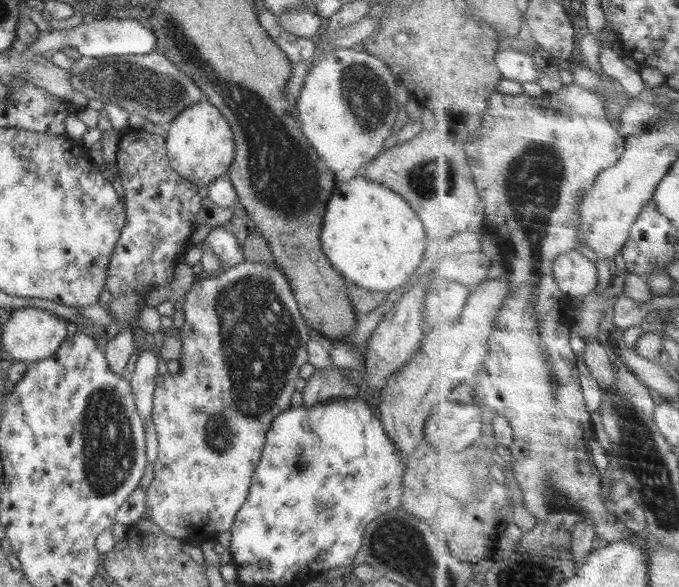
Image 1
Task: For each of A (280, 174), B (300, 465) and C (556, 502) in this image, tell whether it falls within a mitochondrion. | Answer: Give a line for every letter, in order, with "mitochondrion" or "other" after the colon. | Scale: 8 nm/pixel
A: mitochondrion
B: mitochondrion
C: mitochondrion

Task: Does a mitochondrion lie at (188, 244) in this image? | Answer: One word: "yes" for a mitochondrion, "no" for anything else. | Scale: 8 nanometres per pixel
no

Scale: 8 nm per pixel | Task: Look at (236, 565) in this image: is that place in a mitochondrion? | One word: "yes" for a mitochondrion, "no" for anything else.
no

